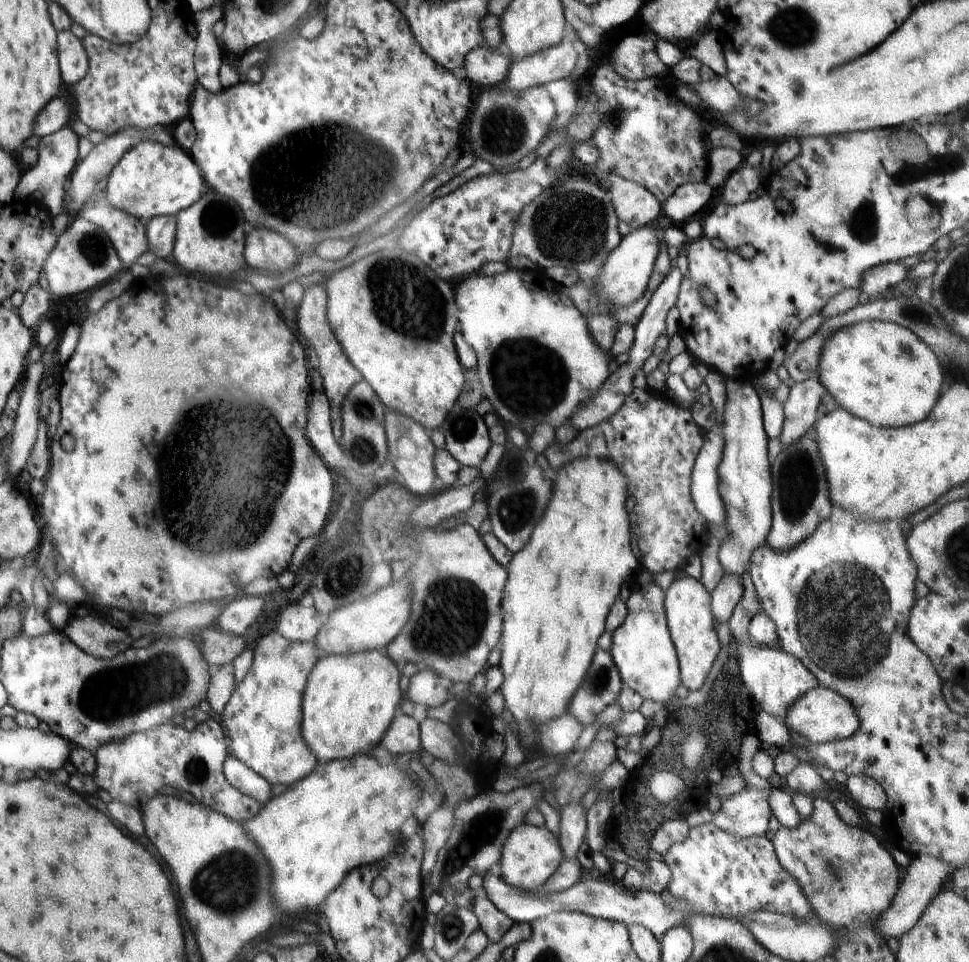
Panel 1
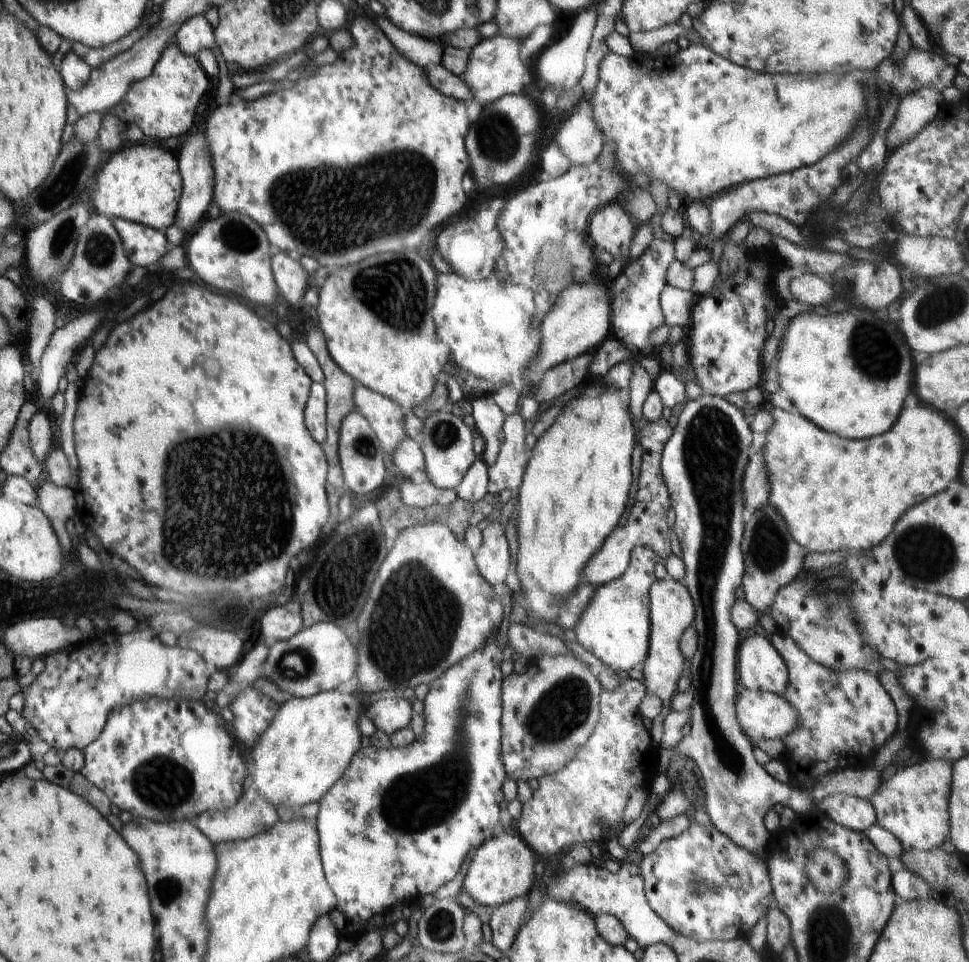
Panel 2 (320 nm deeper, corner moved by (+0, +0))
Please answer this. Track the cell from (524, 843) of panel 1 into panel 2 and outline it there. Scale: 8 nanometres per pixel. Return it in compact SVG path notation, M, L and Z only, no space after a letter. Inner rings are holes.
M508 834L484 841L468 858L462 879L462 892L466 892L478 904L497 907L515 898L529 898L534 882L534 852L521 836Z

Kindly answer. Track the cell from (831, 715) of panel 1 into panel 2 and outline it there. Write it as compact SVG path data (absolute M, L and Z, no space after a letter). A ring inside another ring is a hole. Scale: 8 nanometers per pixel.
M744 689L737 694L738 724L754 743L780 739L797 727L797 713L782 695Z

